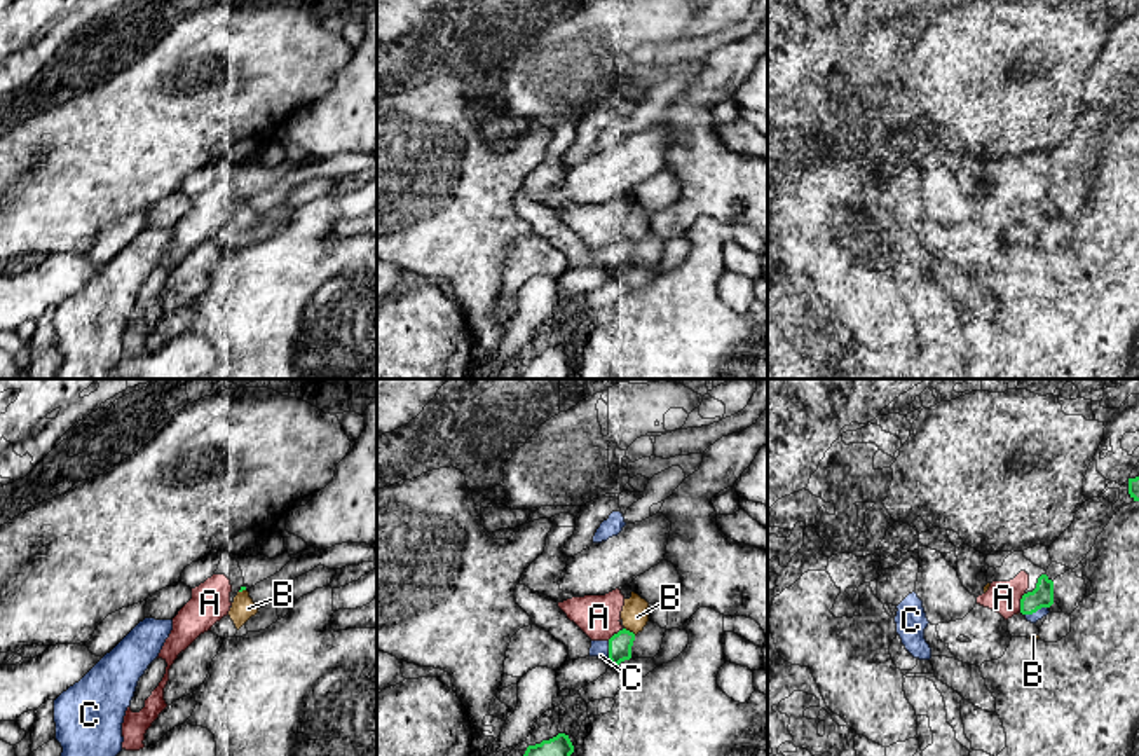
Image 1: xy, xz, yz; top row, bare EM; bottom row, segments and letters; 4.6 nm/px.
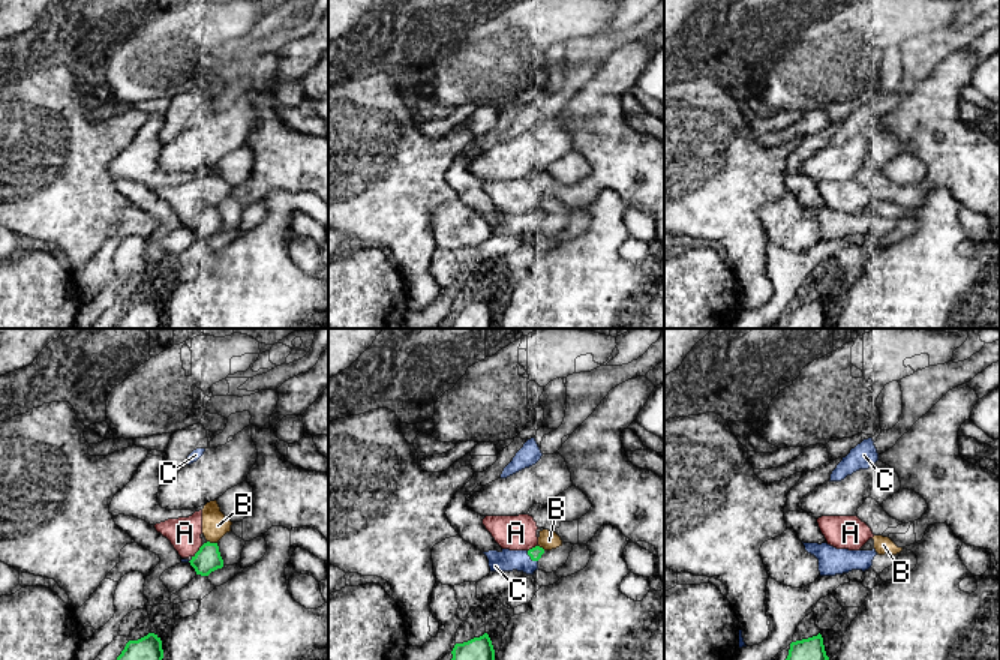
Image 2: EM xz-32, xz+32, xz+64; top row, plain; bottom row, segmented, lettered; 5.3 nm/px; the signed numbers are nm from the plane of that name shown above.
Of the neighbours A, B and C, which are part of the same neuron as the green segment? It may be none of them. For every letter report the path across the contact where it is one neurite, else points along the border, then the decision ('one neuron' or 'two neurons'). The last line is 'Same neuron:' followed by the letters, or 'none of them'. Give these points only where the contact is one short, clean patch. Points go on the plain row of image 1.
A: one neuron
B: two neurons
C: two neurons
Same neuron: A

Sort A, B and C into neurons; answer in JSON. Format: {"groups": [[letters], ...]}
{"groups": [["A"], ["B"], ["C"]]}

